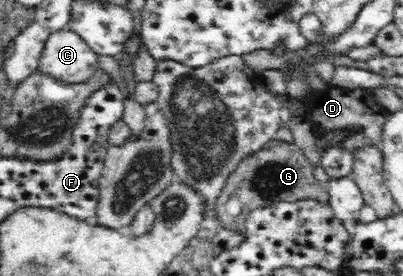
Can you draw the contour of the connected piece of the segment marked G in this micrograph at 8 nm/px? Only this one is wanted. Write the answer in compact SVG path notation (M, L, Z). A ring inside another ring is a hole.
M279 139L266 142L261 150L239 162L237 168L227 177L226 186L217 196L213 206L215 216L223 227L244 235L244 222L252 210L267 208L277 202L295 202L305 198L328 202L328 192L314 177L313 169L303 155L303 150L294 143ZM229 200L237 200L241 204L241 212L237 216L229 215Z

